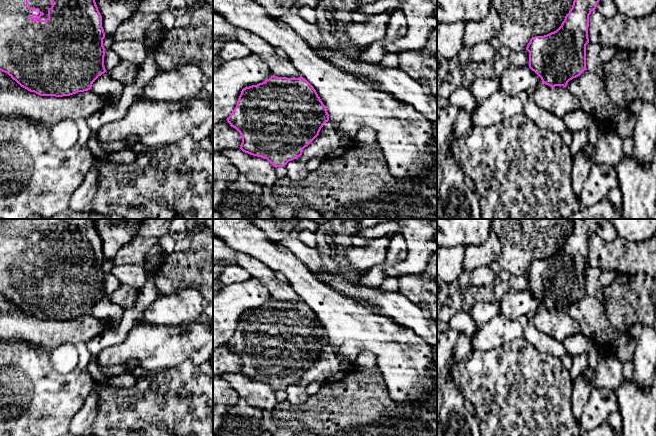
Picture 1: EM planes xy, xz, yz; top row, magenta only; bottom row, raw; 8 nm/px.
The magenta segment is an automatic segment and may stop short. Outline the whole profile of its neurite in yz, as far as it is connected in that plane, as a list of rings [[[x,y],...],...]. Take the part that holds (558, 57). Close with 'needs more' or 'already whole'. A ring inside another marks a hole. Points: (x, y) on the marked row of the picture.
[[[574,0],[572,8],[561,26],[544,36],[532,37],[526,47],[529,52],[529,68],[550,86],[566,87],[573,78],[580,76],[586,68],[586,45],[589,43],[589,15],[600,0]]]; already whole

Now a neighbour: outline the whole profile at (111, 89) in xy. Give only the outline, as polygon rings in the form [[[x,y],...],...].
[[[105,72],[99,76],[92,84],[91,91],[99,96],[103,96],[107,101],[107,105],[117,104],[122,92],[124,85],[113,79],[108,72]]]

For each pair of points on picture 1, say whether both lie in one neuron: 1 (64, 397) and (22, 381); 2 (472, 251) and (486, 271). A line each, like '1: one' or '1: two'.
1: one
2: two

